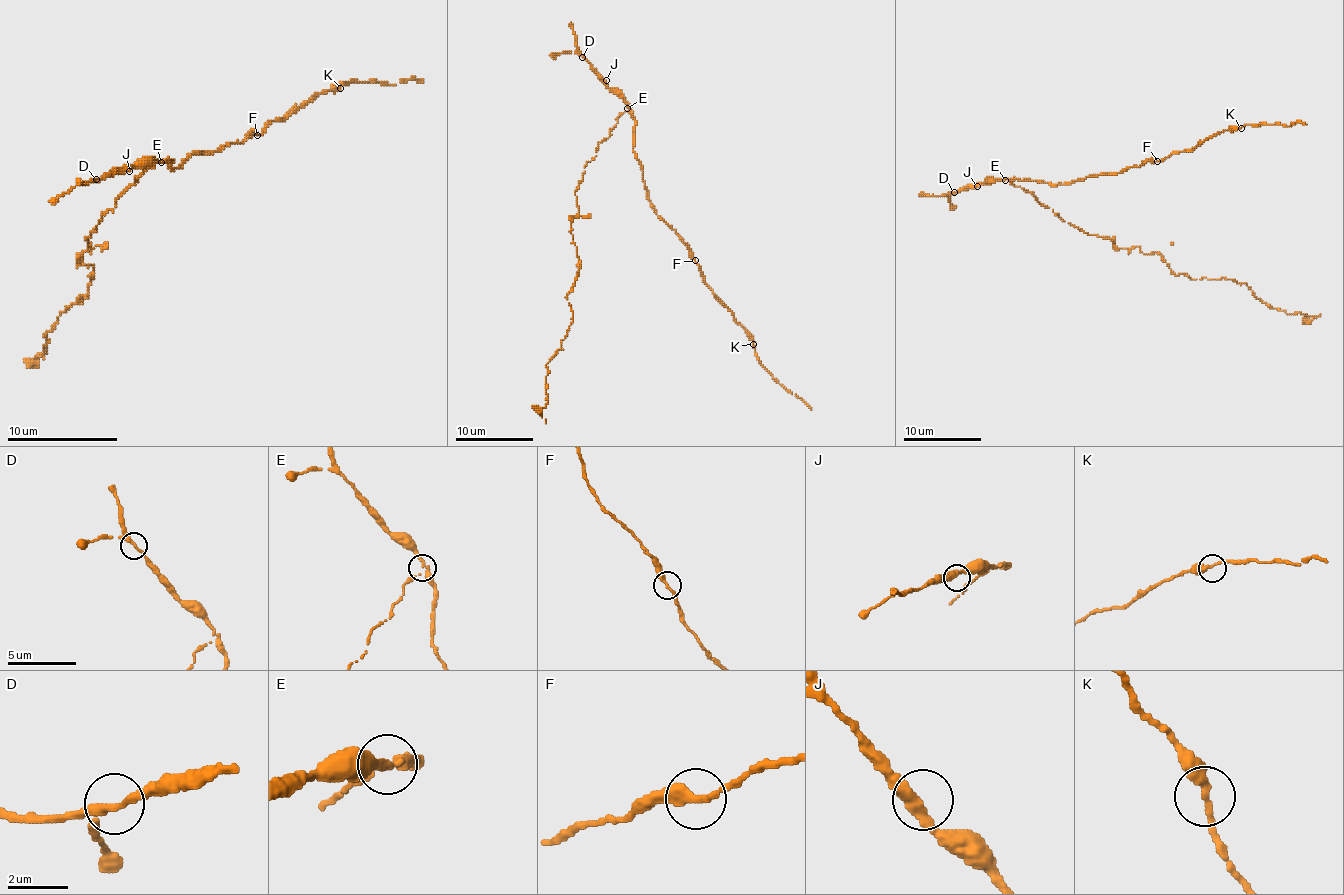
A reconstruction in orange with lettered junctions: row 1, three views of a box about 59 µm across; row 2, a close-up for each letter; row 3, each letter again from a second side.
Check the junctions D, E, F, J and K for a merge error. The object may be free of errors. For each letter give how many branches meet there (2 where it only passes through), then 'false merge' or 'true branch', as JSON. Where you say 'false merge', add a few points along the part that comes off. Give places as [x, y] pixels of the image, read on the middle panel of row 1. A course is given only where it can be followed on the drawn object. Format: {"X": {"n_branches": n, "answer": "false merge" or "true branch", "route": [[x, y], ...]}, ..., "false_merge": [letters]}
{"D": {"n_branches": 3, "answer": "true branch"}, "E": {"n_branches": 3, "answer": "false merge", "route": [[627, 107], [575, 192], [573, 311], [546, 365], [546, 423]]}, "F": {"n_branches": 2, "answer": "true branch"}, "J": {"n_branches": 2, "answer": "true branch"}, "K": {"n_branches": 2, "answer": "true branch"}, "false_merge": ["E"]}

